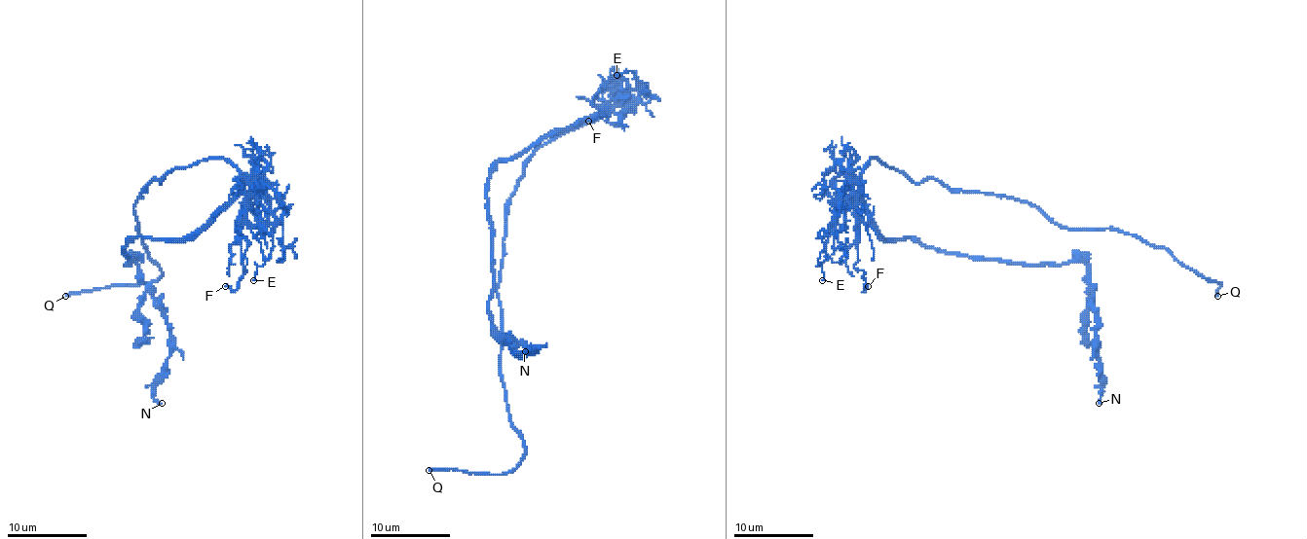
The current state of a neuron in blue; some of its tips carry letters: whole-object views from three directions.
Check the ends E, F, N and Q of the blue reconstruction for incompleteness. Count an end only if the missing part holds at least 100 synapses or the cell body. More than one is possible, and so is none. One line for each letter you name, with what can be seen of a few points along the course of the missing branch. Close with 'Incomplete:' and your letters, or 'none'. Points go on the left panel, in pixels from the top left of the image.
Q: Course of what is missing: (65, 296), (34, 298), (22, 290)
Incomplete: Q

